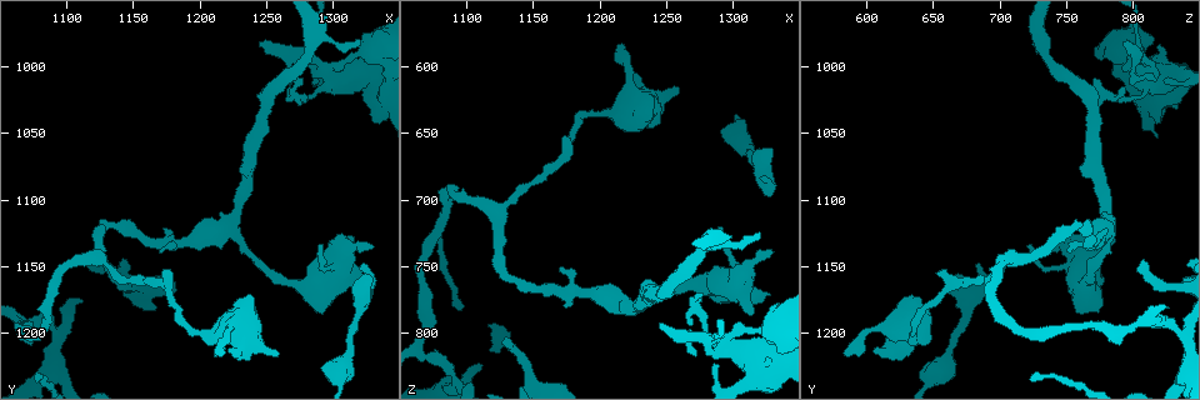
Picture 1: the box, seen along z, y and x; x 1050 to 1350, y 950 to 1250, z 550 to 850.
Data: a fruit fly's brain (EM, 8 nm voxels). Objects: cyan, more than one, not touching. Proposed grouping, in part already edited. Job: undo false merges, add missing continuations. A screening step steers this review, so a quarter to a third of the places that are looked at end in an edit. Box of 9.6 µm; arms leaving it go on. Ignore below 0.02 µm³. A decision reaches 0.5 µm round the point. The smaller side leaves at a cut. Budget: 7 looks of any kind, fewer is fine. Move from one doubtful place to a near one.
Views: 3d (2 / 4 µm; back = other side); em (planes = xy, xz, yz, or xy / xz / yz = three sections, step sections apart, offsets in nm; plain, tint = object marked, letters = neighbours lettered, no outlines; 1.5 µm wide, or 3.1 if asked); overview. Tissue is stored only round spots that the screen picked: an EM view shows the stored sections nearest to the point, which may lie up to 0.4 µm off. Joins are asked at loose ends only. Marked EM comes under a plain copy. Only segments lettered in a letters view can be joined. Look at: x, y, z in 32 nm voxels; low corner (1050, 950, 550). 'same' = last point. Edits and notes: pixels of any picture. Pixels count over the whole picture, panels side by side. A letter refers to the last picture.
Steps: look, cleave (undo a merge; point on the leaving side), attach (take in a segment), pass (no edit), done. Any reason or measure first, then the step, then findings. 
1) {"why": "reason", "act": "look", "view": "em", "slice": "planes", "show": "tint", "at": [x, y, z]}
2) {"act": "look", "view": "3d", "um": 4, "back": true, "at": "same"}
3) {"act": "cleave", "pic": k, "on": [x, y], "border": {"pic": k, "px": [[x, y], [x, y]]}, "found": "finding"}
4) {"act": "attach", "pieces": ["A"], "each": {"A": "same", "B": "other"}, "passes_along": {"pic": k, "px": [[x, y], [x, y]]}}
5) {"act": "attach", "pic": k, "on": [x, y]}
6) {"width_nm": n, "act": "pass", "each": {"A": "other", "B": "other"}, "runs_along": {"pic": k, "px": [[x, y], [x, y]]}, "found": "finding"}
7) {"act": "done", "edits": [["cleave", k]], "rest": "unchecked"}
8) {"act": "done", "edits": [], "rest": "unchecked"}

{"why": "an open end", "act": "look", "view": "em", "slice": "xy", "step": 4, "show": "letters", "at": [1322, 1146, 684]}

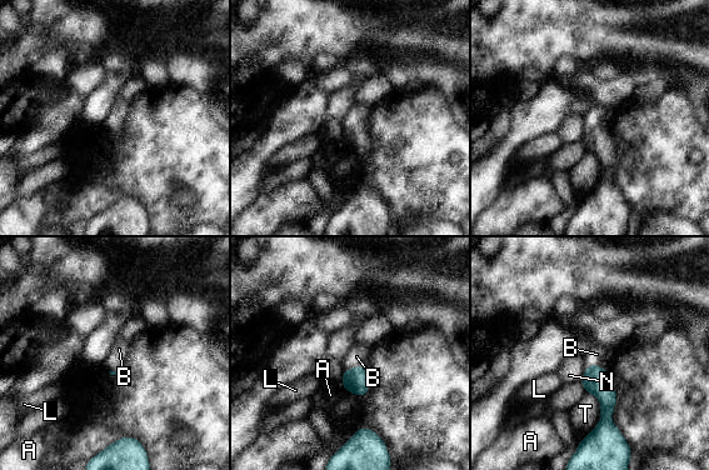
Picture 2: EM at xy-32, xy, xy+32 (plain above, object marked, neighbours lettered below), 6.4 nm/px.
{"act": "attach", "pieces": ["B"], "each": {"A": "other", "B": "same", "L": "other", "N": "other", "T": "other"}, "passes_along": {"pic": 2, "px": [[355, 380], [354, 366], [357, 356]]}, "found": "it goes on there"}

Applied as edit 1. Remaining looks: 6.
{"why": "branch stops here", "act": "look", "view": "em", "slice": "yz", "step": 4, "show": "letters", "at": [1330, 1136, 738]}

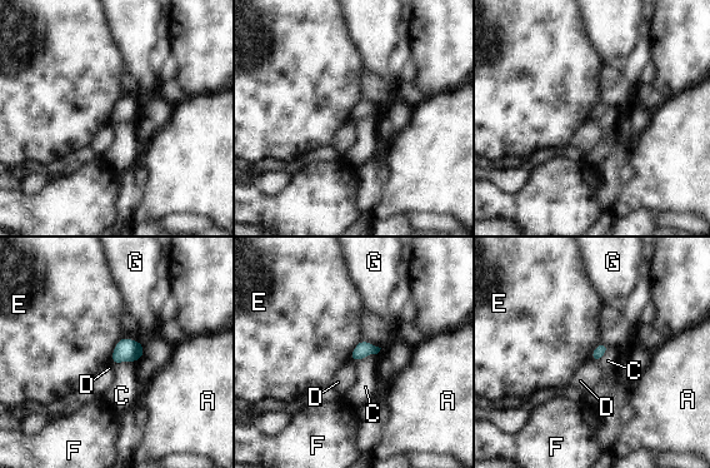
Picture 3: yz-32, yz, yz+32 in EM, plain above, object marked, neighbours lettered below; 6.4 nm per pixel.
{"longest_contact_nm": ["E", 190], "act": "pass", "each": {"A": "other", "C": "other", "D": "other", "E": "other", "F": "other", "G": "other"}, "border": {"pic": 3, "px": [[123, 335], [115, 345], [110, 361]]}, "found": "none of them fits"}

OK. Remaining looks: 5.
{"why": "three arms meet", "act": "look", "view": "em", "slice": "xz", "step": 8, "show": "tint", "at": [1280, 986, 804]}

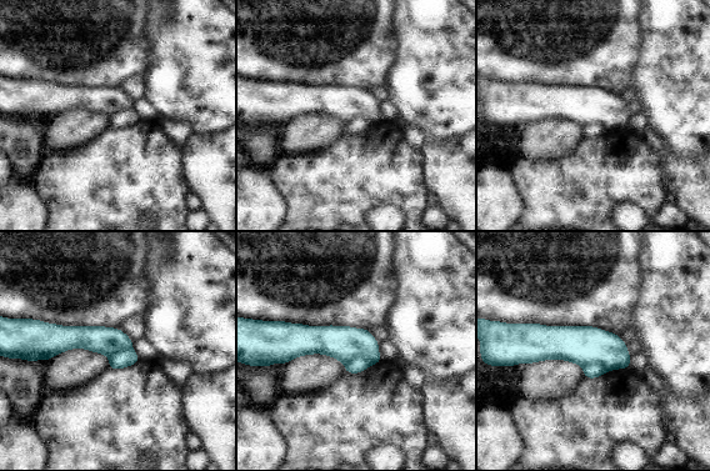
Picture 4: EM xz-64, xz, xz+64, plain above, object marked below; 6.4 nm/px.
{"act": "look", "view": "em", "slice": "planes", "show": "tint", "at": "same"}

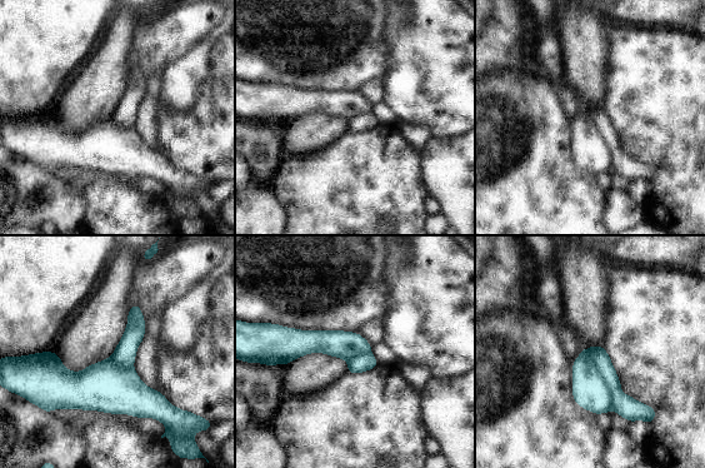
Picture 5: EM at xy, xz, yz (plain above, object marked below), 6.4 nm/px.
{"act": "look", "view": "em", "slice": "planes", "show": "letters", "at": "same"}

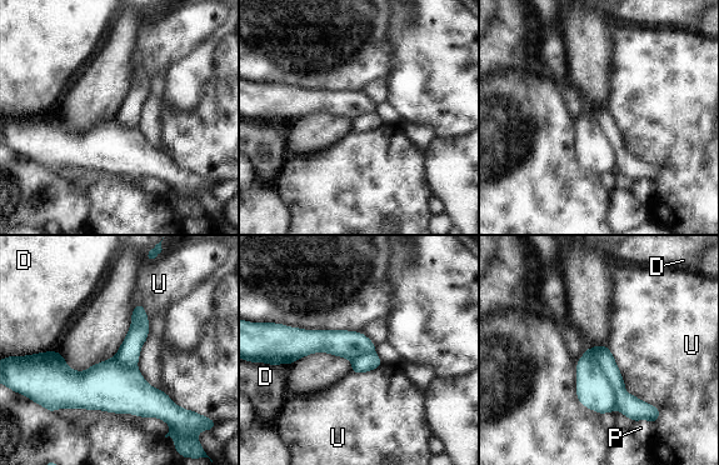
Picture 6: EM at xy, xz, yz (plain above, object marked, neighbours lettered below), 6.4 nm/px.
{"act": "cleave", "pic": 6, "on": [594, 390], "each": {"D": "other", "P": "other", "U": "other"}, "border": {"pic": 6, "px": [[590, 349], [615, 390], [618, 408]]}, "found": "a second neuron is stuck on"}

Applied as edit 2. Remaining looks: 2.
{"act": "done", "edits": [["attach", 2], ["cleave", 6]], "rest": "unchecked"}

